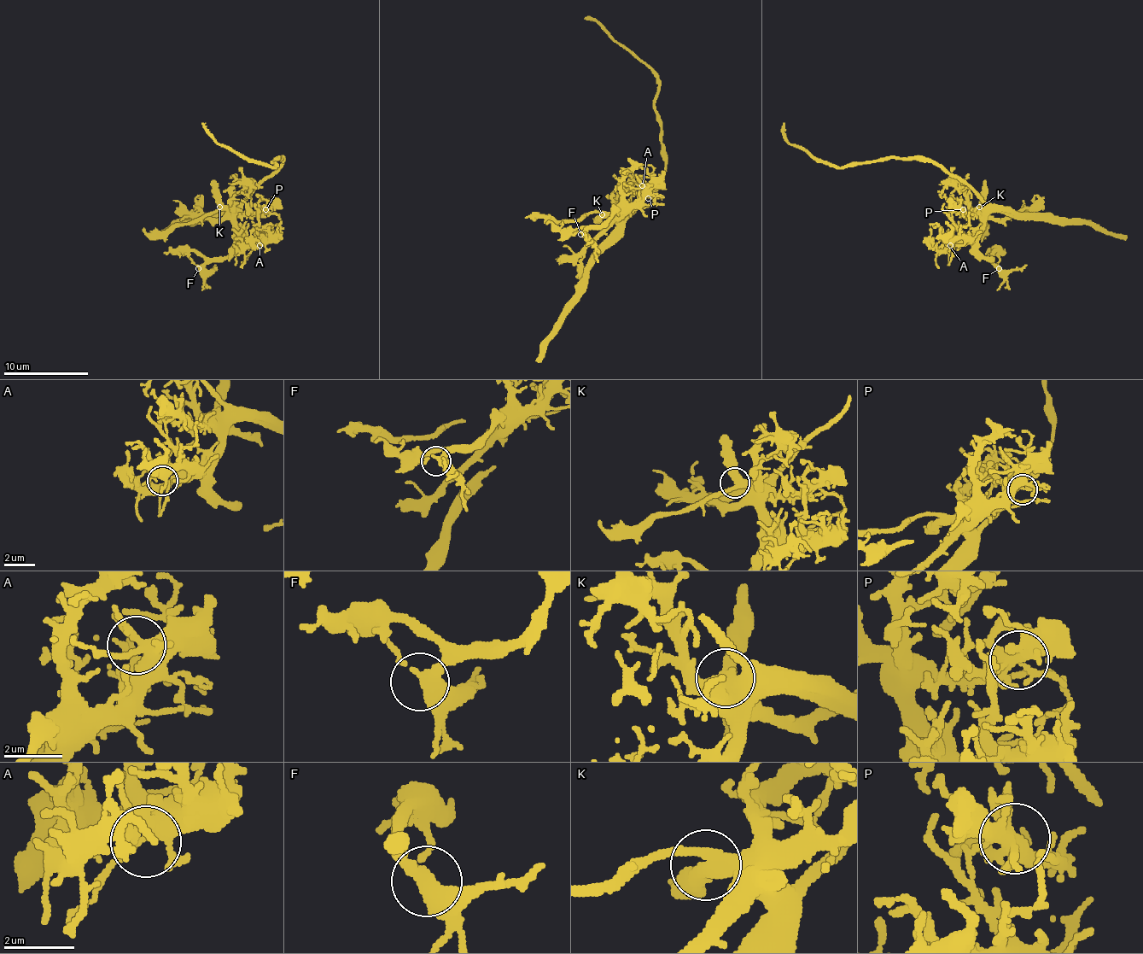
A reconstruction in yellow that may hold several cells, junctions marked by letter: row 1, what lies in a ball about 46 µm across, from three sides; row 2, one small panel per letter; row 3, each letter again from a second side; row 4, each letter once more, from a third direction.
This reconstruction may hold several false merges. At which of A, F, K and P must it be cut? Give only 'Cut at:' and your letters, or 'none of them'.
Cut at: none of them

